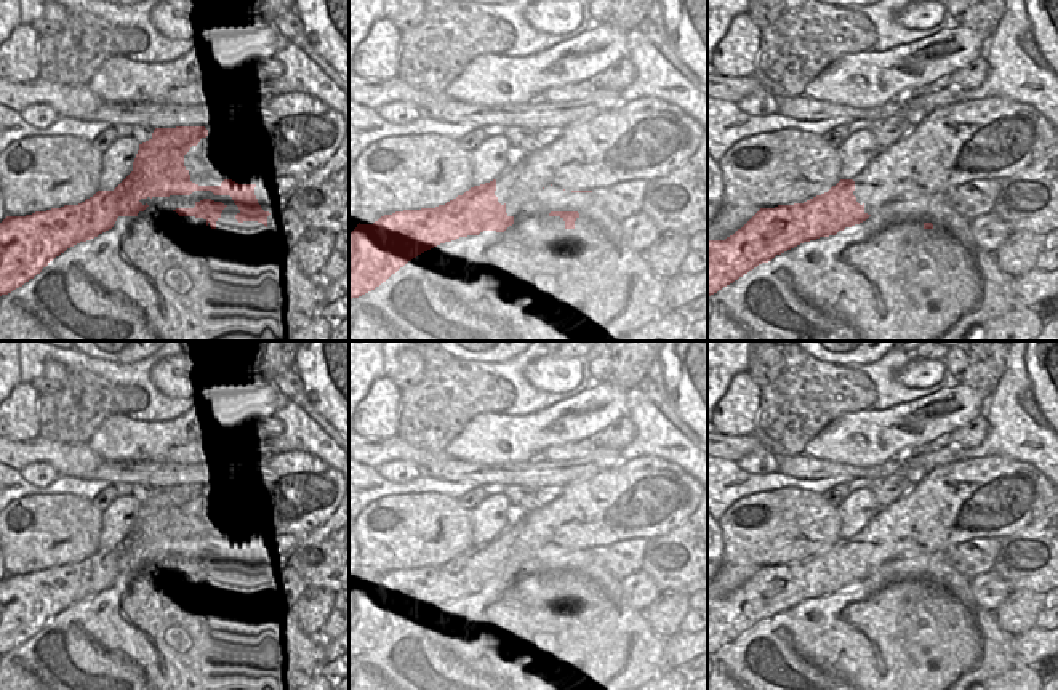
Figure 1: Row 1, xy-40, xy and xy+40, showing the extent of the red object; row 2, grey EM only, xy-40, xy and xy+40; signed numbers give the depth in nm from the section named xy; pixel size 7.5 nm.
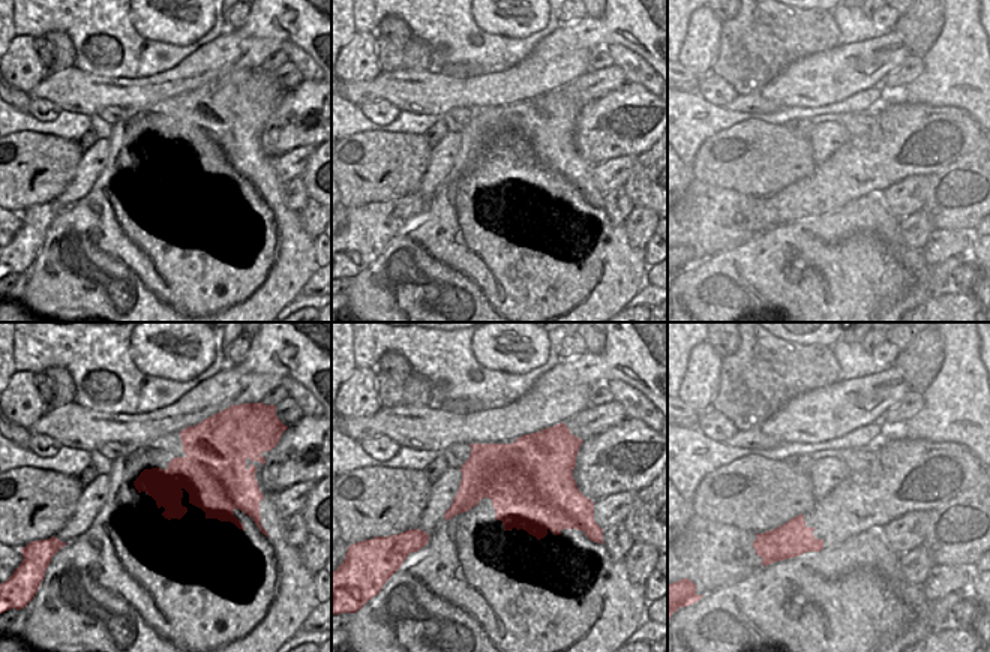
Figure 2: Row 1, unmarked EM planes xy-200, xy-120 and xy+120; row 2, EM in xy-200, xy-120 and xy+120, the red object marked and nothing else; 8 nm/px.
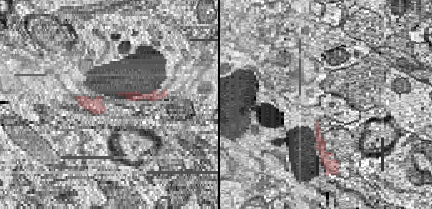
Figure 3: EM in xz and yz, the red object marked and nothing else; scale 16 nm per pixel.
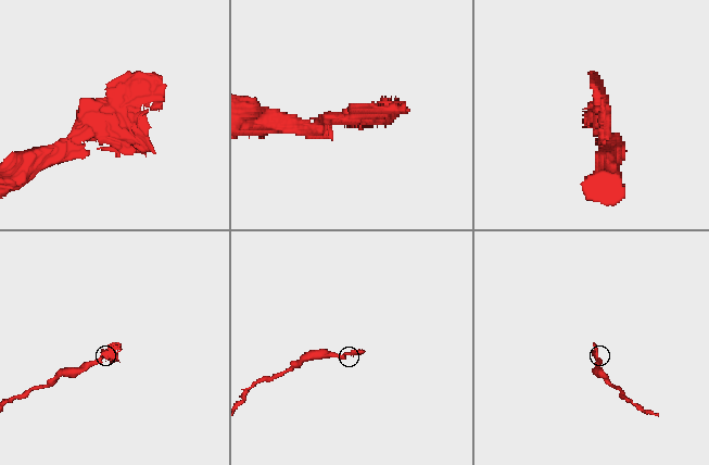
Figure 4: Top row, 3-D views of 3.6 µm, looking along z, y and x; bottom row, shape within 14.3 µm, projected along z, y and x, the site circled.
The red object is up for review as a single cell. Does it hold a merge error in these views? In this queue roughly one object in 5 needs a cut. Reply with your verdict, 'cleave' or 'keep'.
keep

